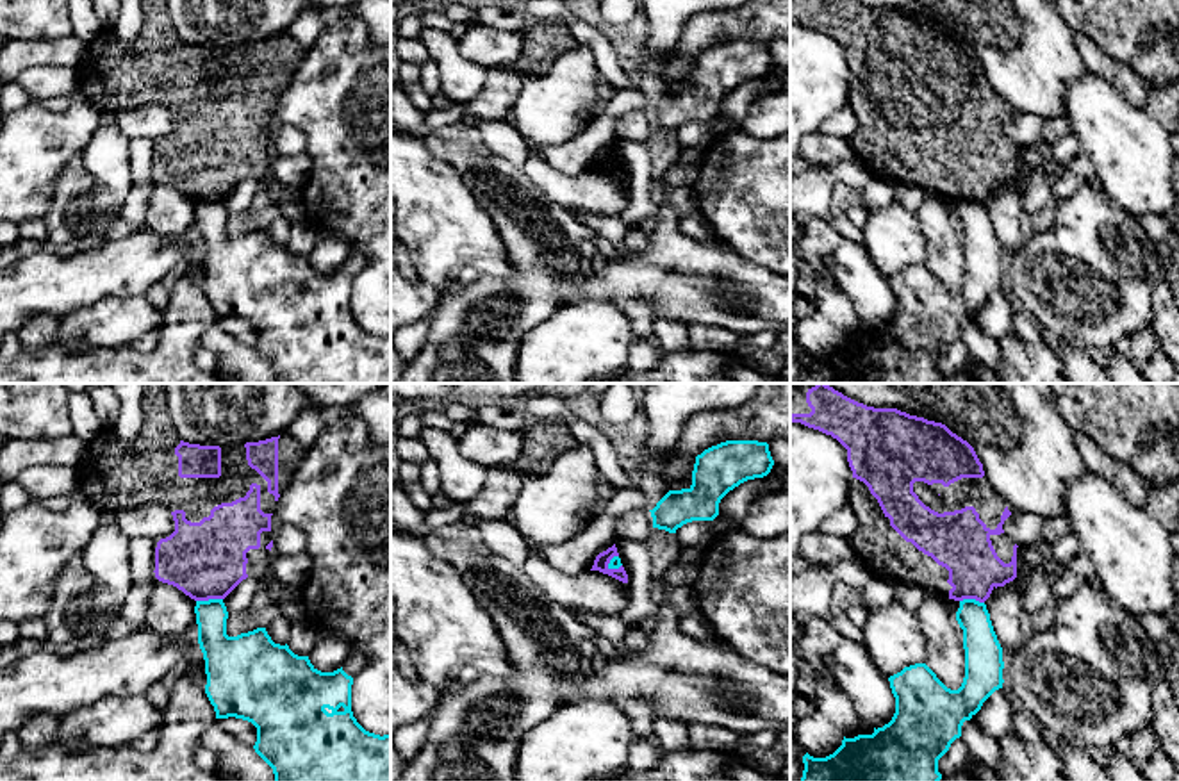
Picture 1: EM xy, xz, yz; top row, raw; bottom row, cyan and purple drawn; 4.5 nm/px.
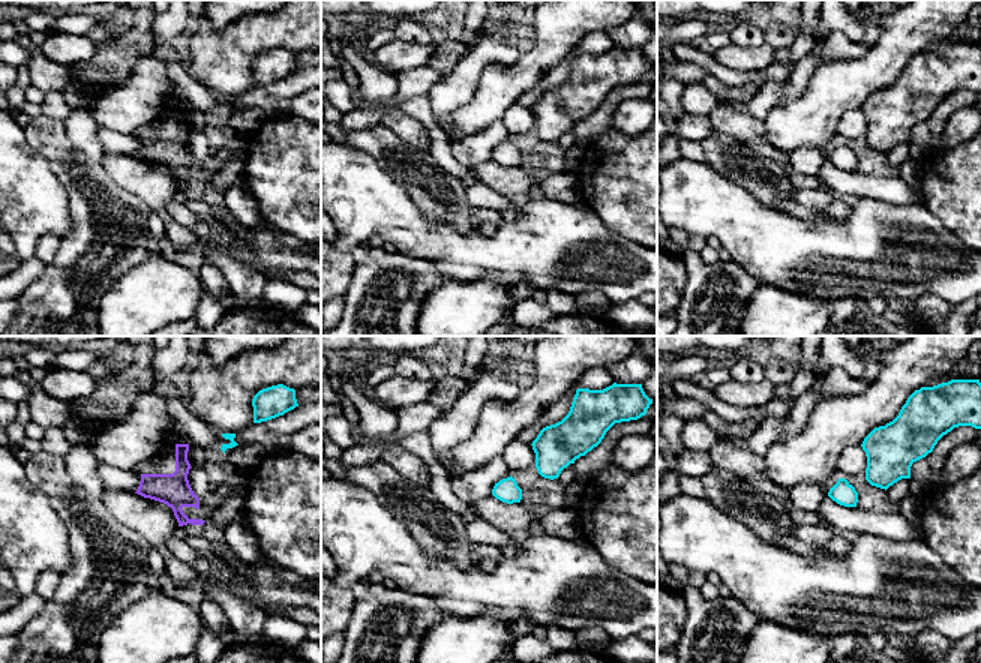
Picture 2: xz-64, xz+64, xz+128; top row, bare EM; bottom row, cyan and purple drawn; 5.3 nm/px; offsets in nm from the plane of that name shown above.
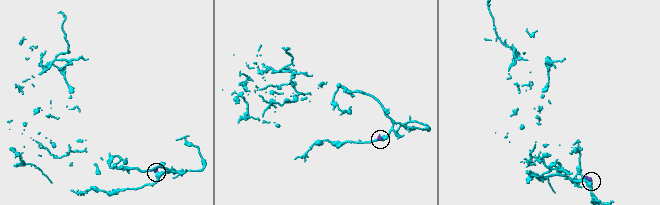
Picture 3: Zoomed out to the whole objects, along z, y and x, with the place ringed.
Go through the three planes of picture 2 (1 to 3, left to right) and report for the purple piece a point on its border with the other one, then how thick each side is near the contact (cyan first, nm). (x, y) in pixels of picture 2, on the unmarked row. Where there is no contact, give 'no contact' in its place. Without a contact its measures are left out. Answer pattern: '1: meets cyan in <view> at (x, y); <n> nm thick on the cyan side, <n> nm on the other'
1: no contact
2: no contact
3: no contact

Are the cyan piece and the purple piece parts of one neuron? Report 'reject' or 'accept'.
reject

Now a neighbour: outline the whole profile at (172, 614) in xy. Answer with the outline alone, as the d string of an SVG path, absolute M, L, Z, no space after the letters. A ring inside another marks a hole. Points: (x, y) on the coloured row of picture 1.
M148 537L130 538L130 576L136 587L150 590L150 608L144 626L164 637L198 637L196 601L173 585L155 578L157 540Z

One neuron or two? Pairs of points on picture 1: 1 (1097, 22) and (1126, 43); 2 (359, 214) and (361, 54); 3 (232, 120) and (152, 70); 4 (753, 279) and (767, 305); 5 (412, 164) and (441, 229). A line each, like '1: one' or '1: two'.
1: one
2: one
3: one
4: one
5: one

